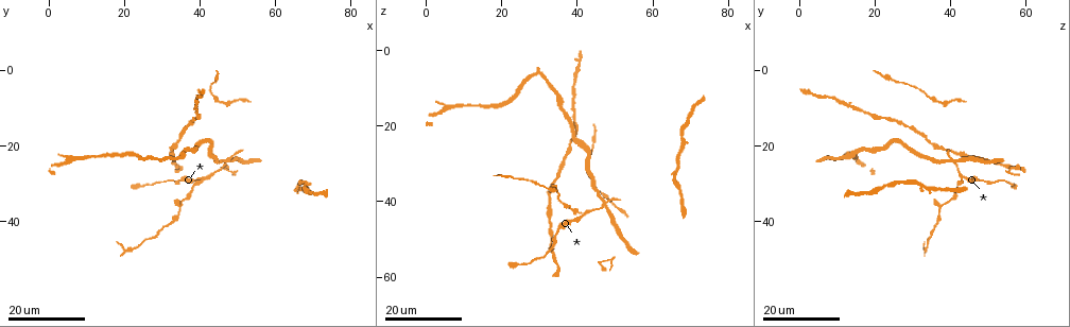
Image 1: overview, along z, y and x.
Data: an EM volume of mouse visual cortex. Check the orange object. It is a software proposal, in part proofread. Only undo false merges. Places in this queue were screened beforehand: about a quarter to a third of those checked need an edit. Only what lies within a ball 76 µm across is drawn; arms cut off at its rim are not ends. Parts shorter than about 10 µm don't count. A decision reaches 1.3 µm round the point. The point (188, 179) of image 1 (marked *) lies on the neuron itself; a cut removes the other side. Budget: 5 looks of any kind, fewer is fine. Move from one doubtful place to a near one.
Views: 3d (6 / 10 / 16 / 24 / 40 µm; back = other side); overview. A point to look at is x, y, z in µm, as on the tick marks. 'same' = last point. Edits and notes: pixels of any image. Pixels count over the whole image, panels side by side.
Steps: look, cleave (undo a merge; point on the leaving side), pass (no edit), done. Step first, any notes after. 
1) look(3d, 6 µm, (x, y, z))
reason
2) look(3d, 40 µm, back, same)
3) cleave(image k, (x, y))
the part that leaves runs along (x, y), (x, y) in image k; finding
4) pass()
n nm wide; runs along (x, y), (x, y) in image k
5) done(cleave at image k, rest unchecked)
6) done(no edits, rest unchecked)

look(3d, 24 µm, (47.5, 24.0, 41.5))
four or more arms meet

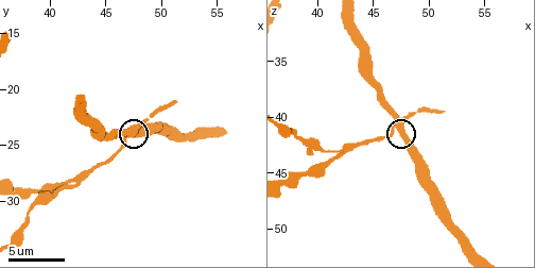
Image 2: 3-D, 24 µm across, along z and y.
look(3d, 10 µm, (47.4, 24.0, 40.6))

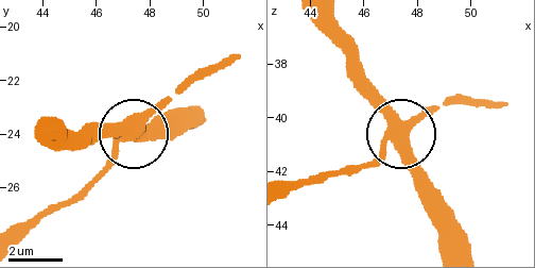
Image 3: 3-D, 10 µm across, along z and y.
look(3d, 10 µm, back, (47.5, 23.9, 40.8))
from behind

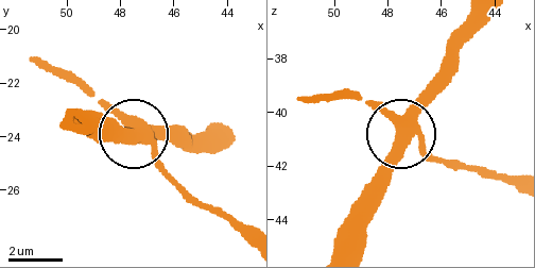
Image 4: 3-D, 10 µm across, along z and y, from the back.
pass()
runs along (514, 187), (446, 164), (400, 139), (379, 194) in image 4; all the same neuron

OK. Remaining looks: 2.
look(3d, 16 µm, (41.6, 28.8, 43.0))
side arm on a straight run

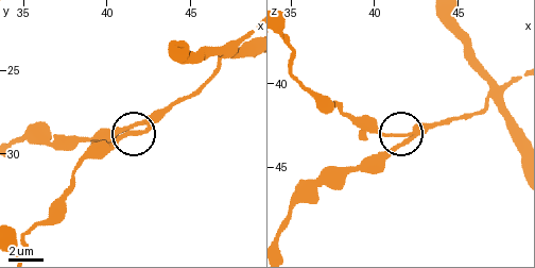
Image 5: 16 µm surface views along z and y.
pass()
220 nm wide; continuous, no second neuron

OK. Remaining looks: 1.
done(no edits, rest unchecked)

